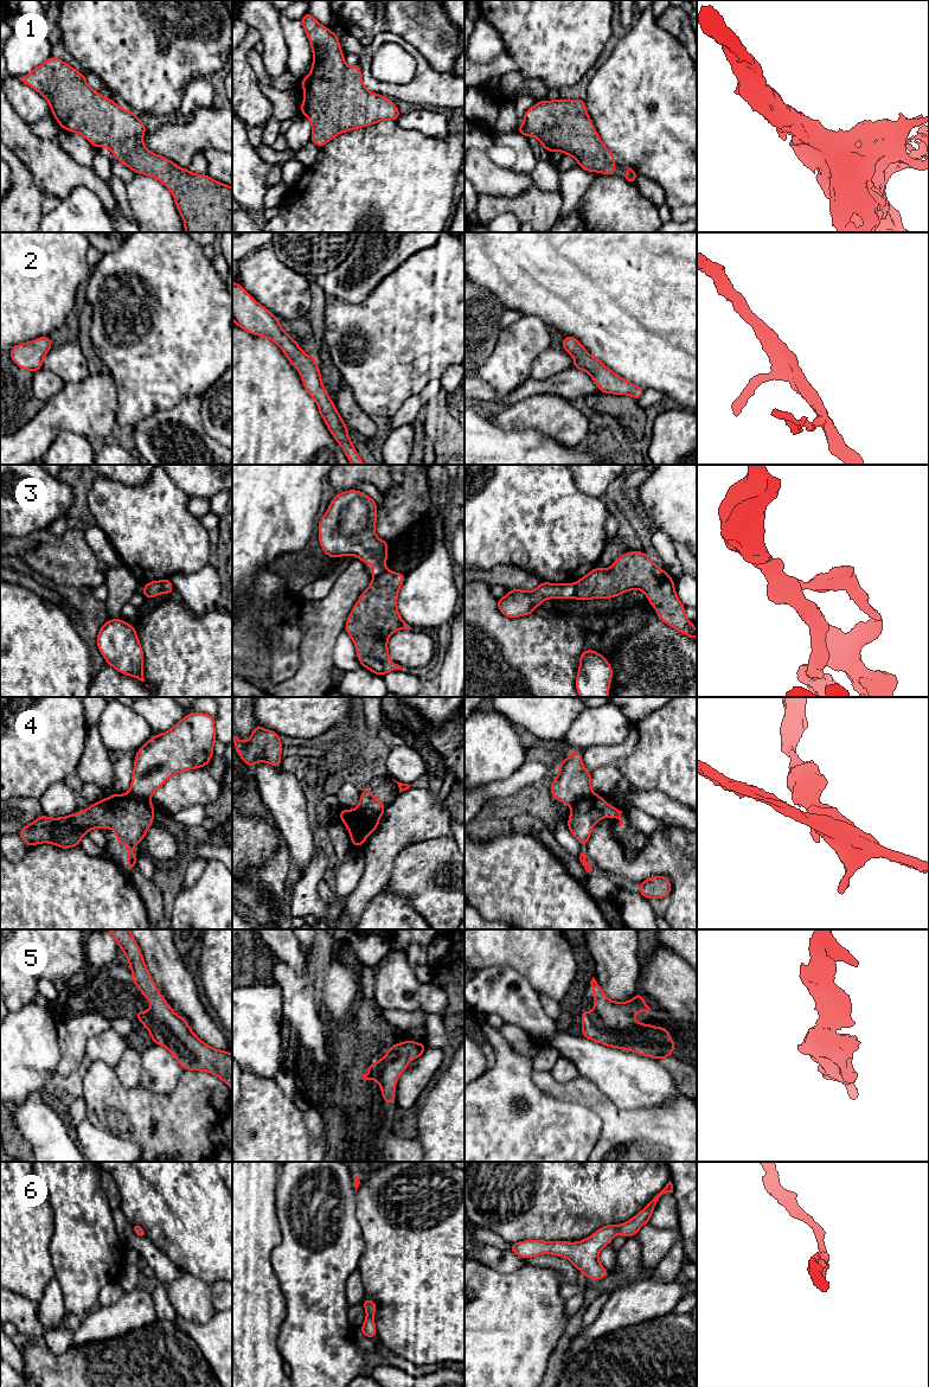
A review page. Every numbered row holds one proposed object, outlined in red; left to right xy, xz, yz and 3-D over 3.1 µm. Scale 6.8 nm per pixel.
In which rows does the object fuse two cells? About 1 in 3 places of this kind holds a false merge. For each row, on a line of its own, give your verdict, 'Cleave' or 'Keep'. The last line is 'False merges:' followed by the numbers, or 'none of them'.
1: Keep
2: Keep
3: Cleave
4: Cleave
5: Keep
6: Keep
False merges: 3, 4

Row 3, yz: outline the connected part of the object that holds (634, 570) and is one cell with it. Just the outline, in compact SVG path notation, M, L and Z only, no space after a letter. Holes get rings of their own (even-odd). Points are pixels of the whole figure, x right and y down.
M628 551L610 568L594 568L575 584L575 599L610 599L639 589L656 609L658 618L678 632L697 639L694 624L687 620L685 606L675 594L674 581L640 551Z

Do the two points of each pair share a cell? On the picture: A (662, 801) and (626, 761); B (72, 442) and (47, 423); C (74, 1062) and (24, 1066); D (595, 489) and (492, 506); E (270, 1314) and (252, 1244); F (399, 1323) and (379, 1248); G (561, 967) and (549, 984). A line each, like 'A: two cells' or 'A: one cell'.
A: two cells
B: two cells
C: two cells
D: two cells
E: one cell
F: one cell
G: one cell

